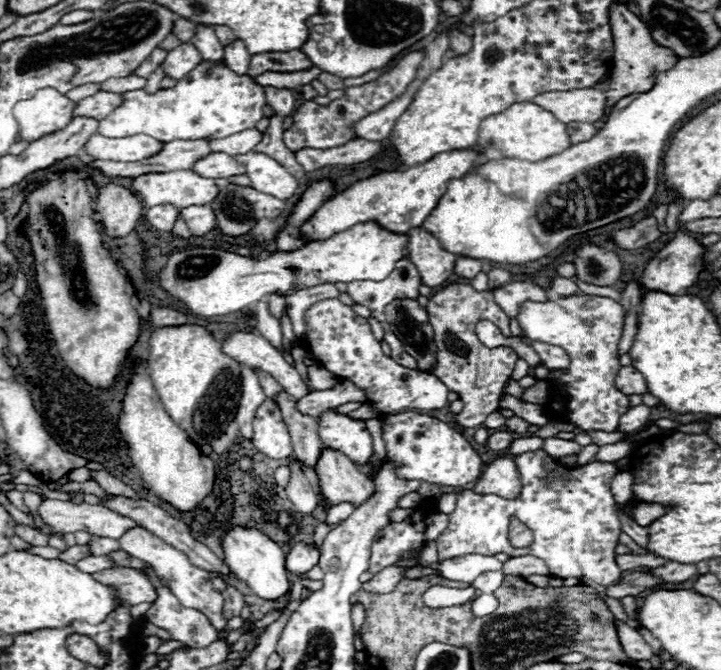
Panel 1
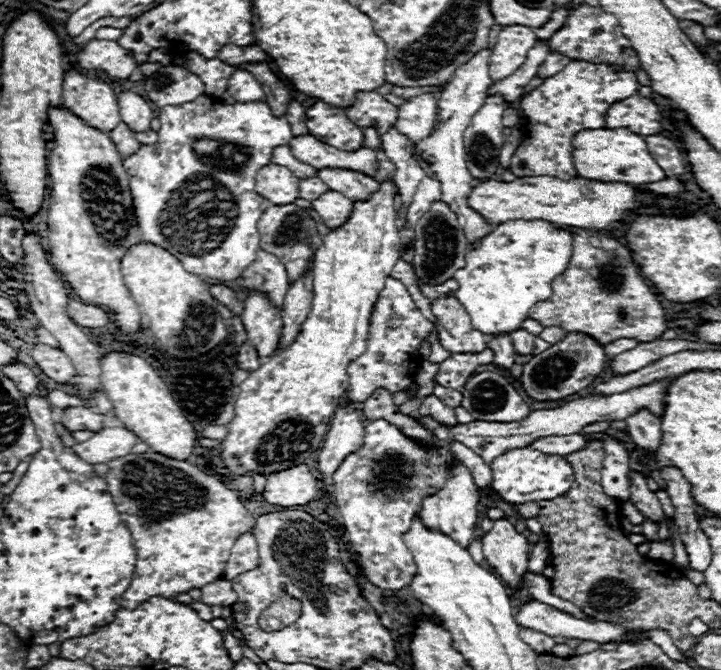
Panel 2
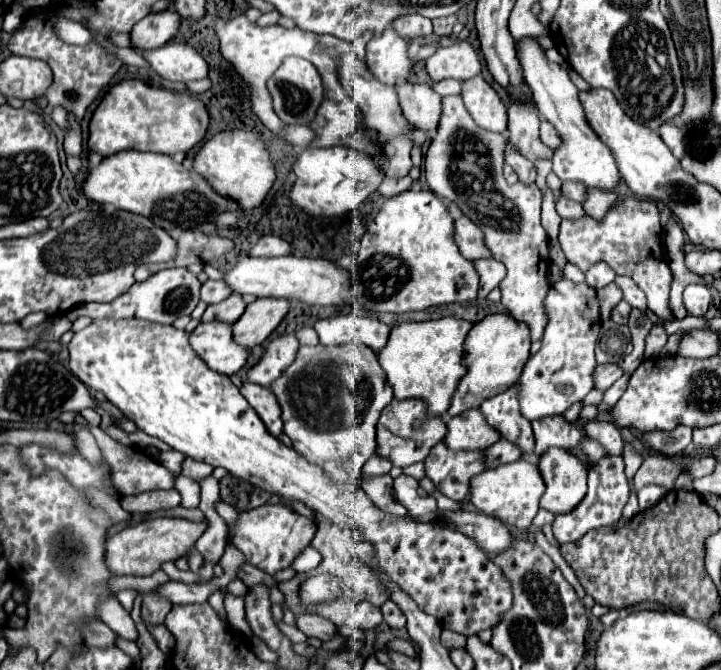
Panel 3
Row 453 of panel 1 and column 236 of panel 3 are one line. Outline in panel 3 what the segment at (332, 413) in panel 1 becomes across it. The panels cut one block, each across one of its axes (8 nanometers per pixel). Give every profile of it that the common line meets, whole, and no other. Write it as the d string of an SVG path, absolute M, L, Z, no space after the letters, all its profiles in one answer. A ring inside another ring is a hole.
M200 322L190 342L212 370L226 376L242 370L250 358L250 350L232 338L232 326L226 322Z

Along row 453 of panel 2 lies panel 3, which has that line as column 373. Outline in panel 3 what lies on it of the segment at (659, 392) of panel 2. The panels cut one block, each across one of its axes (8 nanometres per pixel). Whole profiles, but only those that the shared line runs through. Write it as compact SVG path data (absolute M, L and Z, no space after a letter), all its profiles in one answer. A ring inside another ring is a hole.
M380 474L380 476L366 476L362 480L362 490L366 492L366 496L386 514L402 518L406 512L404 506L400 506L394 498L392 492L392 476L390 474Z

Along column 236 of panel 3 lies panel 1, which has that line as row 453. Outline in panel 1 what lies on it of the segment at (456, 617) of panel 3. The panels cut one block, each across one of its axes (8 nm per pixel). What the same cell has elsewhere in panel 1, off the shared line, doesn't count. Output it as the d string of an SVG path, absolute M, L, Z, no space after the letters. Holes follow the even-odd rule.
M400 412L388 416L384 414L380 422L388 458L394 458L398 478L432 482L442 486L466 486L480 478L482 458L466 442L466 438L450 428L446 422L416 412Z

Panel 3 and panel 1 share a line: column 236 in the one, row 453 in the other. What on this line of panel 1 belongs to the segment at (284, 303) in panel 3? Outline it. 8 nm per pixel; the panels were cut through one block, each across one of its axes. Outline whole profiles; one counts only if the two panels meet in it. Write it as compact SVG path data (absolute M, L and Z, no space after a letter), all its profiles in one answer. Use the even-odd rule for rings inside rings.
M322 448L314 470L318 476L320 492L332 504L352 502L360 506L374 492L374 482L338 450Z

